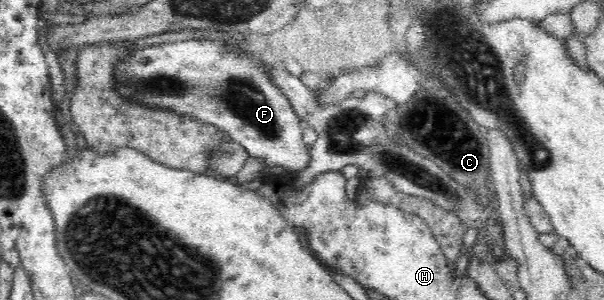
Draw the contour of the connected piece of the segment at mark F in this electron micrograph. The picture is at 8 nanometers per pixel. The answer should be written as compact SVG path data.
M193 39L193 40L186 40L186 41L178 41L174 43L164 43L164 44L158 44L158 45L156 44L156 45L148 46L148 47L142 48L141 50L136 50L134 54L130 54L129 56L124 56L124 58L122 58L122 62L114 66L114 77L116 77L116 84L114 85L118 86L118 90L120 90L120 94L124 94L124 96L120 96L120 97L126 97L126 99L130 99L130 101L138 101L138 103L144 103L144 105L148 105L148 107L156 107L160 109L170 109L174 111L174 113L178 113L180 115L186 115L188 117L192 117L192 119L198 119L198 121L212 124L218 127L218 129L228 133L231 136L231 140L233 140L234 142L237 142L238 144L240 144L240 146L243 146L248 151L249 156L253 156L256 158L262 158L265 161L266 166L282 166L283 168L290 170L291 173L298 172L299 170L306 168L309 165L309 162L311 161L311 151L308 150L308 147L306 147L306 144L304 143L304 141L302 141L303 127L302 127L301 119L295 113L295 110L292 108L292 105L290 104L289 98L283 93L283 90L280 90L279 87L276 86L275 83L271 81L271 74L269 74L269 68L267 68L268 58L266 57L266 55L262 55L262 57L260 57L255 52L250 51L249 46L251 42L252 41L250 40L248 41L248 39L244 41L243 43L238 43L236 41L233 41L232 39L228 41L225 41L223 39L214 39L214 40L195 40Z

